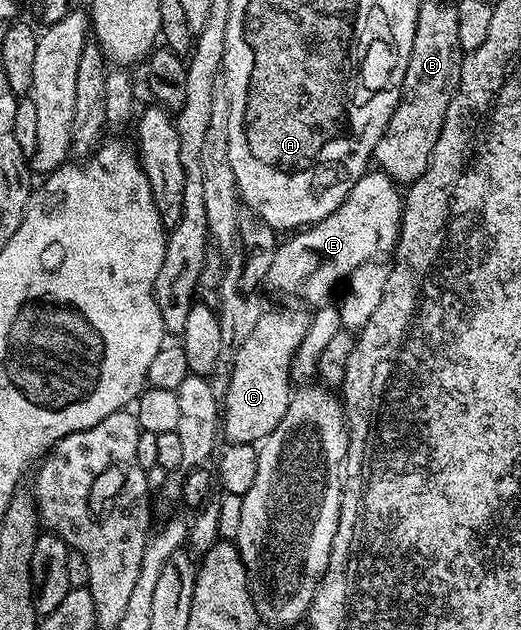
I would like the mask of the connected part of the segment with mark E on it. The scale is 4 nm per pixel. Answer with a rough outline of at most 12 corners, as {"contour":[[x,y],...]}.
{"contour":[[364,173],[281,243],[268,284],[311,306],[395,249],[402,192]]}

